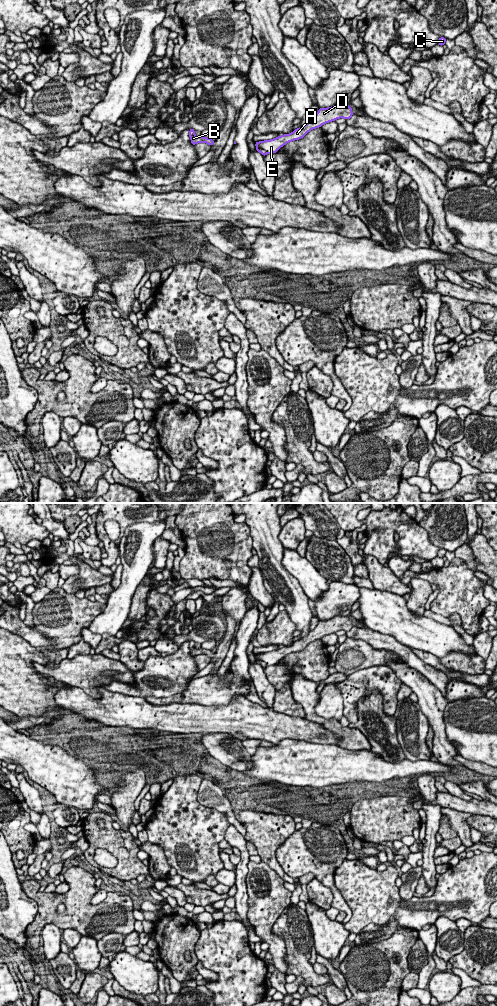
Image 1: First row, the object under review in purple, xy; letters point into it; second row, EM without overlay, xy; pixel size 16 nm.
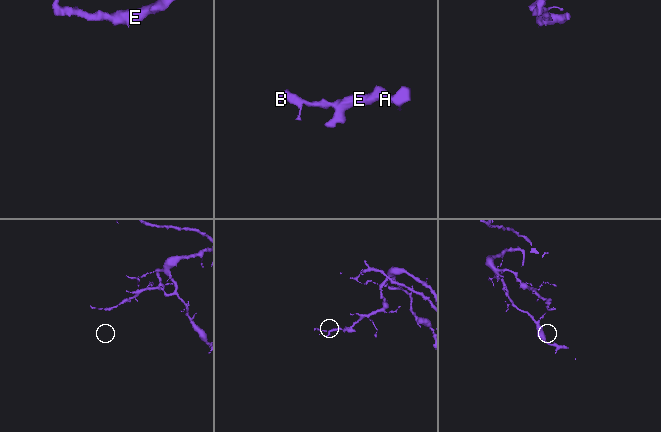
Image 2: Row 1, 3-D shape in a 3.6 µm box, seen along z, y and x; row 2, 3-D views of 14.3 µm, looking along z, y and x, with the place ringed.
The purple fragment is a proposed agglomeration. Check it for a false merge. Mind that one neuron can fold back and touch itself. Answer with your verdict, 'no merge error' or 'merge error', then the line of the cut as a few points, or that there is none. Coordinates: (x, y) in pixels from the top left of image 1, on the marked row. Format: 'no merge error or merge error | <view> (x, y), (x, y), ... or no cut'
merge error | xy (257, 147), (267, 153)

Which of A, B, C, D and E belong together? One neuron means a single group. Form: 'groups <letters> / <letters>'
groups A C D E / B

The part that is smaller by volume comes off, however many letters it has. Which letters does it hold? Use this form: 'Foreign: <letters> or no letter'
Foreign: B

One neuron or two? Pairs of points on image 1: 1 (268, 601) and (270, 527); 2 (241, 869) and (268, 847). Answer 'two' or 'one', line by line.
1: two
2: two

